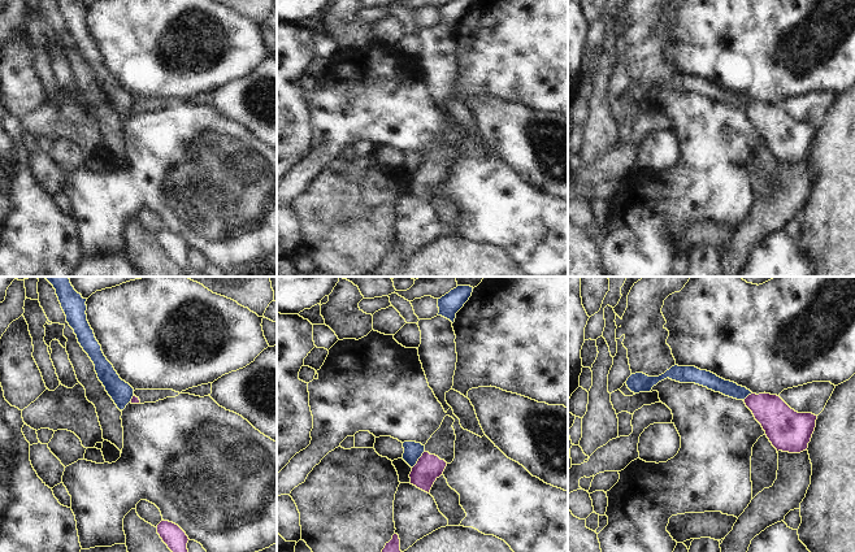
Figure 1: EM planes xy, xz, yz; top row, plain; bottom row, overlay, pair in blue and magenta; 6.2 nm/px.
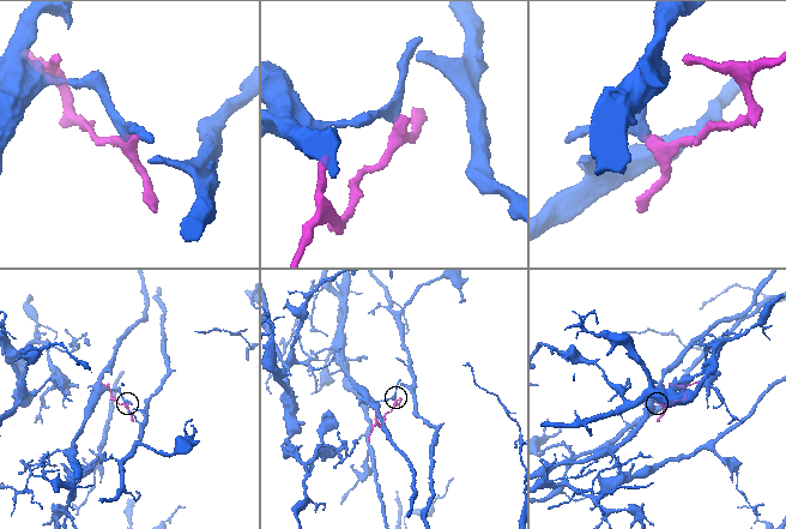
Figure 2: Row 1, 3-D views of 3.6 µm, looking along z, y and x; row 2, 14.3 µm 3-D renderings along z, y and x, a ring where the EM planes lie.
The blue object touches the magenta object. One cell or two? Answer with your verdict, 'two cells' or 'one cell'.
two cells

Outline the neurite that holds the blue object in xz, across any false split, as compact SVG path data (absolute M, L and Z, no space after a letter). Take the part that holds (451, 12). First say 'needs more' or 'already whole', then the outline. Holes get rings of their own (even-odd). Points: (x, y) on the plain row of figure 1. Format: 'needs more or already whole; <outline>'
already whole; M450 0L448 3L438 8L438 17L439 17L438 25L444 26L453 32L456 22L469 9L472 1L473 0Z

